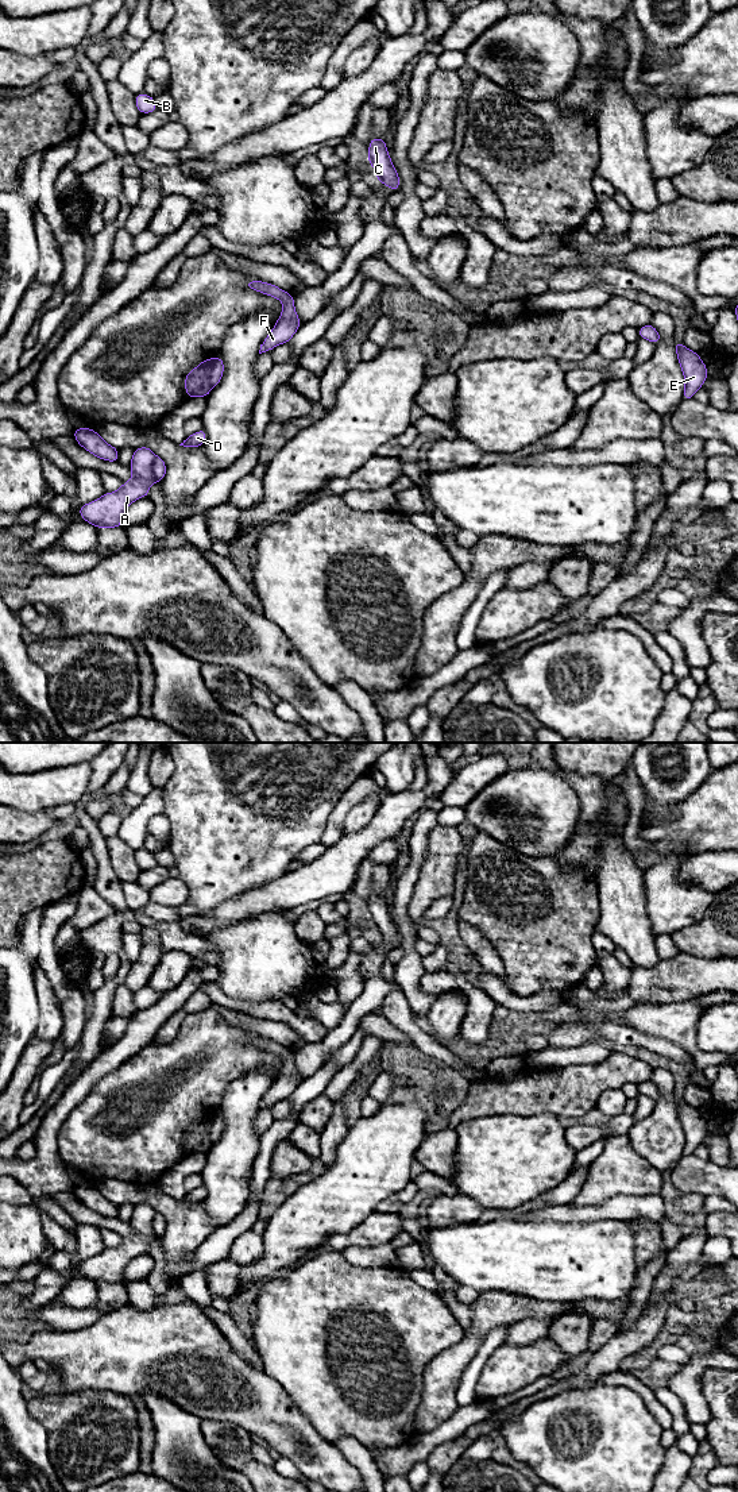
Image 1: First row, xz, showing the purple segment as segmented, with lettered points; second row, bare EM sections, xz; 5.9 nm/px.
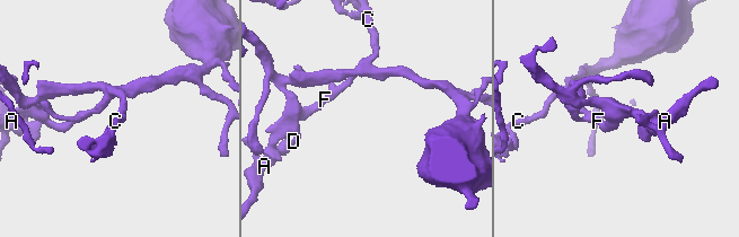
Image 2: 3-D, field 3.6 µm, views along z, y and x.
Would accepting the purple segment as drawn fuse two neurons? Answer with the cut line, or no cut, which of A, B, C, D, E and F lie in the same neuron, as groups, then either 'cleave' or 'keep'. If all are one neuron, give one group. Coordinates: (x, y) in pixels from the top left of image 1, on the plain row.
cut in xz along (215, 1114), (211, 1128), (211, 1142); A / B C D E F; cleave

